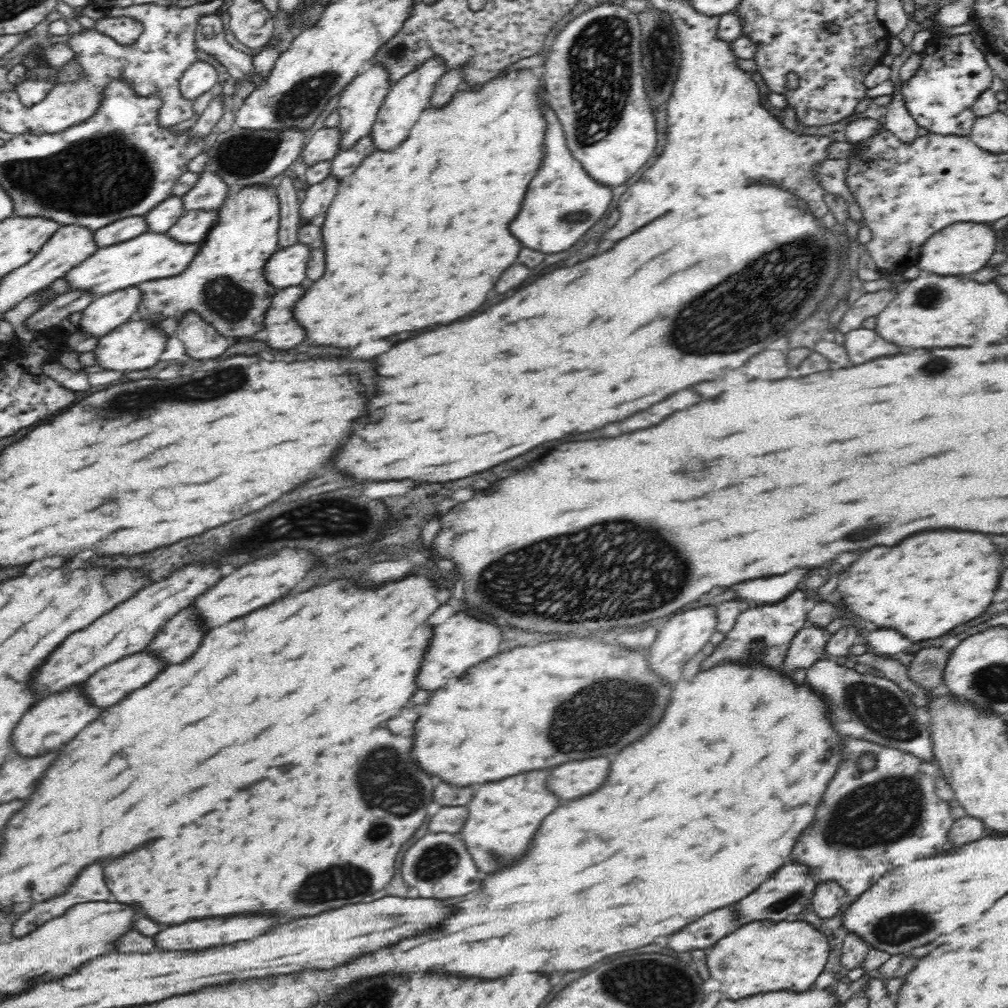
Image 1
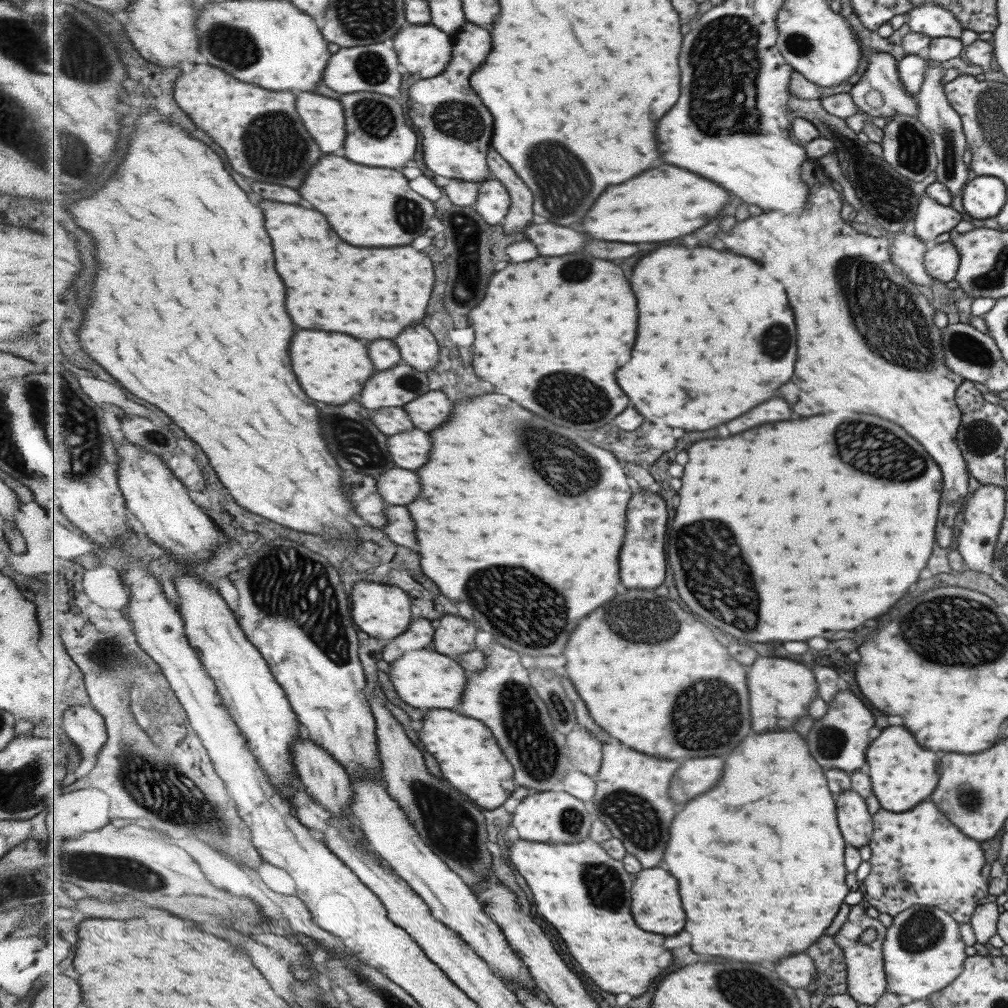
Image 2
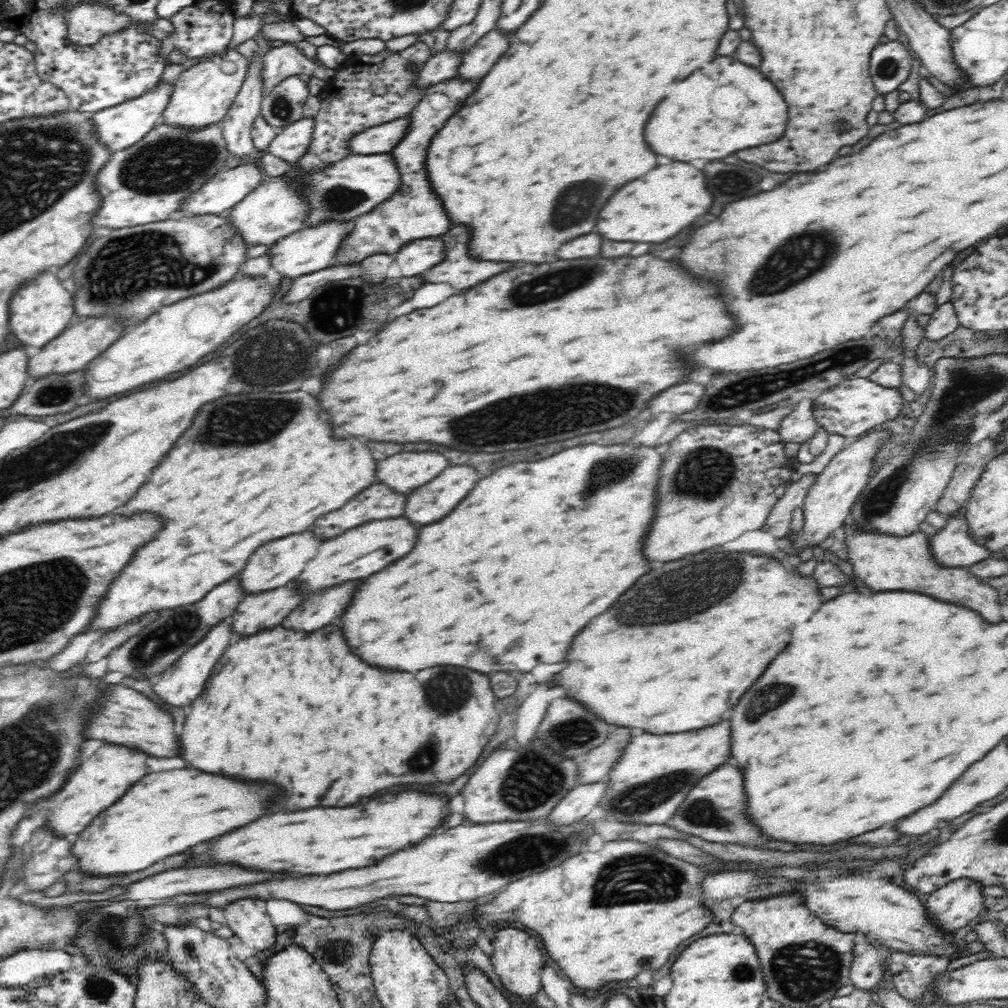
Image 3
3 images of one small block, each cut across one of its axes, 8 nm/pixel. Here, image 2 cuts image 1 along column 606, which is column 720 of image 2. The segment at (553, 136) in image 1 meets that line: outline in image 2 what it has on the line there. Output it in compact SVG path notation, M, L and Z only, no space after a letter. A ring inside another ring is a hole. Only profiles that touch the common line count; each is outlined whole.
M663 164L643 172L637 180L615 184L599 196L599 202L589 210L587 220L583 220L583 230L591 238L611 240L611 242L667 242L683 238L695 232L695 228L705 226L715 218L729 202L729 192L717 182L693 174L689 170Z

